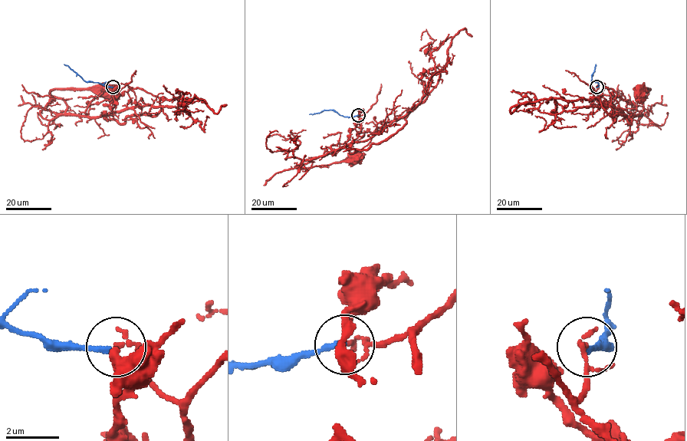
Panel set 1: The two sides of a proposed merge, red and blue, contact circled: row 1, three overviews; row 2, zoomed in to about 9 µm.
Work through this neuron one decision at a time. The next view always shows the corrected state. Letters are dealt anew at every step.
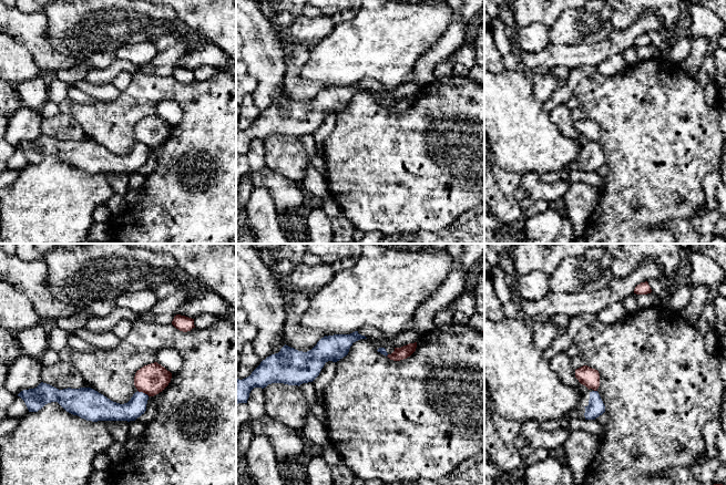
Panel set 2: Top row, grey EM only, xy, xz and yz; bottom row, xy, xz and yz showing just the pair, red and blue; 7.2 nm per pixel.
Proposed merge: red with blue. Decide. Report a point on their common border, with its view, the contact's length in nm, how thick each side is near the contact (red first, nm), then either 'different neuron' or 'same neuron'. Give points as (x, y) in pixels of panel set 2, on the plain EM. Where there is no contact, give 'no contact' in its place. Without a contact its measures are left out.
contact xy (143, 144); length 100 nm; calibres 220 and 140 nm; different neuron

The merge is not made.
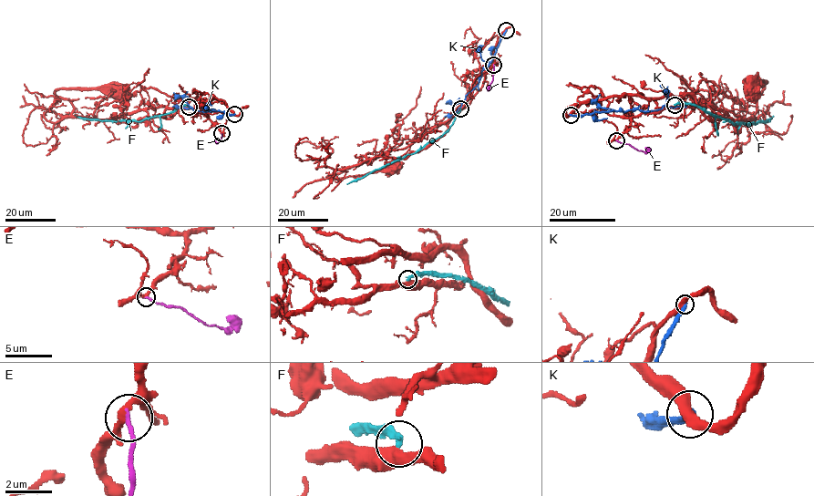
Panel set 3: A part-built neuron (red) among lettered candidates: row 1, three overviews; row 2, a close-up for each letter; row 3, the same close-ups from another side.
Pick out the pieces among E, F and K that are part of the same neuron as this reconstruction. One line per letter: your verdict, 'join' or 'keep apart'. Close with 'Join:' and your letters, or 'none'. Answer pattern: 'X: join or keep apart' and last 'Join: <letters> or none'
E: keep apart
F: keep apart
K: keep apart
Join: none

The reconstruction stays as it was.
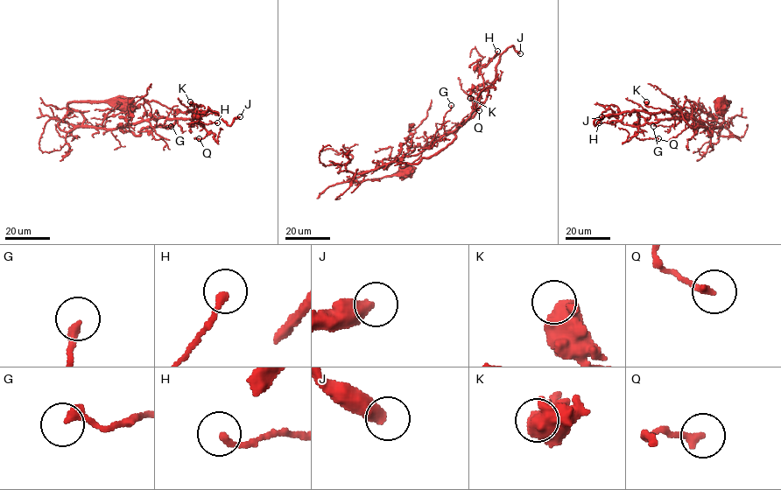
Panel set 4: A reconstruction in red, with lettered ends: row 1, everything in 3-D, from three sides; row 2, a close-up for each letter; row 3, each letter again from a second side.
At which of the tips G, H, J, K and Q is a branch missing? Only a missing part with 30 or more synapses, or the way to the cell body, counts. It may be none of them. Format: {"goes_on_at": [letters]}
{"goes_on_at": ["J"]}

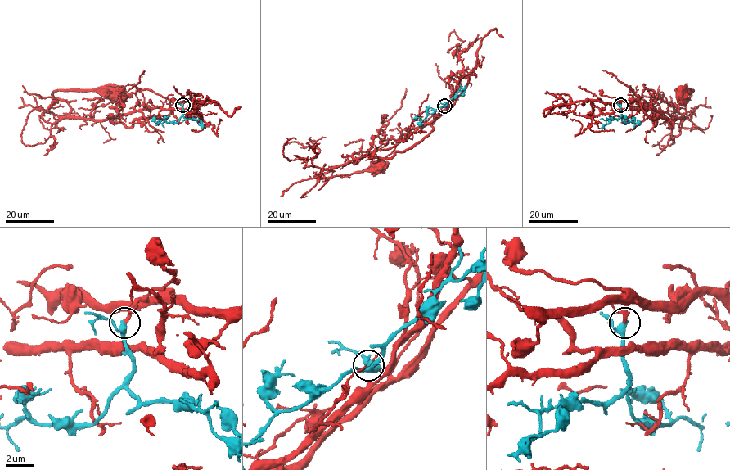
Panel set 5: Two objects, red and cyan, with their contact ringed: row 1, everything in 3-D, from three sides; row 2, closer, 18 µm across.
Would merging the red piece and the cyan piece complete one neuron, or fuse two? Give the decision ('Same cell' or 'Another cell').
Same cell

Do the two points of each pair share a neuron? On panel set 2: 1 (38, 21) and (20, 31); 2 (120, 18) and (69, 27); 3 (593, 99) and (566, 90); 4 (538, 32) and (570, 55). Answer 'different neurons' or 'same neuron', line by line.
1: same neuron
2: same neuron
3: different neurons
4: different neurons

